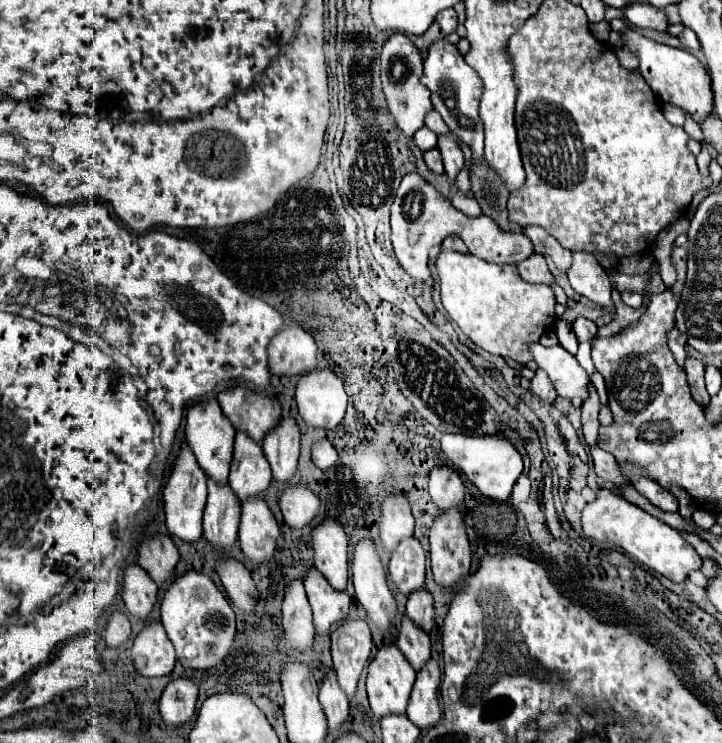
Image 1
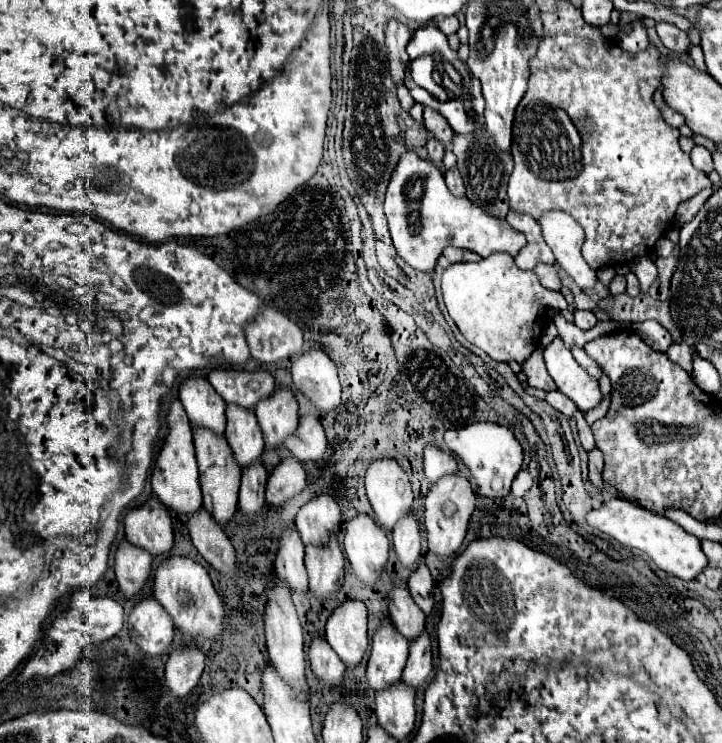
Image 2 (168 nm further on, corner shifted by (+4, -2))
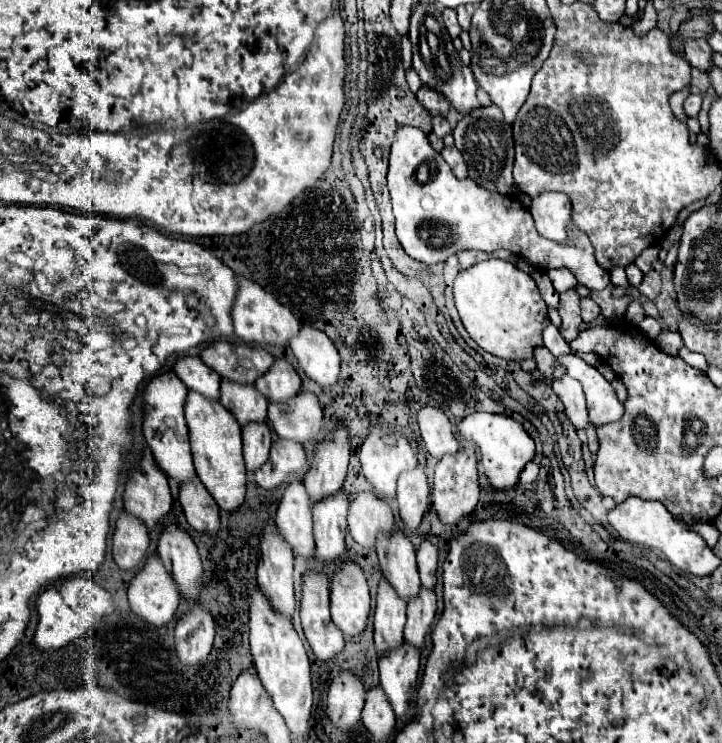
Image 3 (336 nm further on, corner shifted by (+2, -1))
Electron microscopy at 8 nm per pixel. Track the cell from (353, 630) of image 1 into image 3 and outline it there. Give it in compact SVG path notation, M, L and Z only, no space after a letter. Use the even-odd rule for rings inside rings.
M345 560L331 578L331 618L345 636L363 632L369 616L369 586L361 566Z

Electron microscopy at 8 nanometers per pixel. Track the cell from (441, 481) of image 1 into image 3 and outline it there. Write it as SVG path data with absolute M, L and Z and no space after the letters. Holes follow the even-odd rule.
M423 406L417 412L417 420L421 428L421 438L431 456L441 458L449 452L457 452L459 448L457 436L453 434L453 426L441 408Z

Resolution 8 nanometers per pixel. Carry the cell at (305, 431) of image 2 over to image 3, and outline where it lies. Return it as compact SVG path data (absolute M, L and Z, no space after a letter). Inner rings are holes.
M301 388L289 402L269 402L267 418L279 438L307 442L319 436L323 414L317 396Z

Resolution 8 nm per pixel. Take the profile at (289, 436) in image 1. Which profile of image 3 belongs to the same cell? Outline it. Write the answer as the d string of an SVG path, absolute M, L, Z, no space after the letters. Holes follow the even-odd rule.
M275 358L273 370L269 370L269 374L261 374L255 386L267 400L289 400L301 388L301 378L293 364L283 358Z

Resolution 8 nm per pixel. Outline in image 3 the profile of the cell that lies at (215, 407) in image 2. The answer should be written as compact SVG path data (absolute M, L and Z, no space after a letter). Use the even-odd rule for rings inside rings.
M177 356L173 370L189 390L203 394L209 400L219 398L221 376L215 370L209 370L209 366L205 366L199 356Z

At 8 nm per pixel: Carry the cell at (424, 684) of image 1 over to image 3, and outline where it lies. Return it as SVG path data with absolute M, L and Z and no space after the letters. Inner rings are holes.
M419 590L419 598L407 602L407 624L405 624L405 642L421 648L425 634L429 632L435 618L435 592Z

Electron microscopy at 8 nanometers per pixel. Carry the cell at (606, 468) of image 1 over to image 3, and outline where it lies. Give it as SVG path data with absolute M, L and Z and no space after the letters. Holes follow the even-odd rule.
M567 374L553 380L553 390L565 404L567 416L573 422L575 428L585 428L589 424L587 416L587 406L585 406L585 396L581 390L581 384L575 378L569 378Z

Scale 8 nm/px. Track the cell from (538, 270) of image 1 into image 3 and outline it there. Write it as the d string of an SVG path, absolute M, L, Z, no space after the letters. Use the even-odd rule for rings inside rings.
M555 268L555 270L549 270L547 274L549 274L549 278L551 278L551 282L559 294L577 286L577 278L573 278L573 274L565 268Z

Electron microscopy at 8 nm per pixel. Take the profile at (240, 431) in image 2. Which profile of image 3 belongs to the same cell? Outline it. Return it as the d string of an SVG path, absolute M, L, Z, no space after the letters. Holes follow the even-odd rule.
M221 380L221 396L219 396L219 402L231 410L235 414L235 418L239 420L239 424L245 424L245 422L263 422L267 418L267 402L265 398L261 398L261 394L257 394L255 386L237 386L237 382L225 382Z

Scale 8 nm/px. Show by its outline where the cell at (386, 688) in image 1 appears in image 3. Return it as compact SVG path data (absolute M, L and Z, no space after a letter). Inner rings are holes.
M381 578L379 590L377 590L377 602L375 602L375 648L377 652L385 652L389 648L395 648L403 640L403 626L405 626L405 608L407 604L401 602Z

